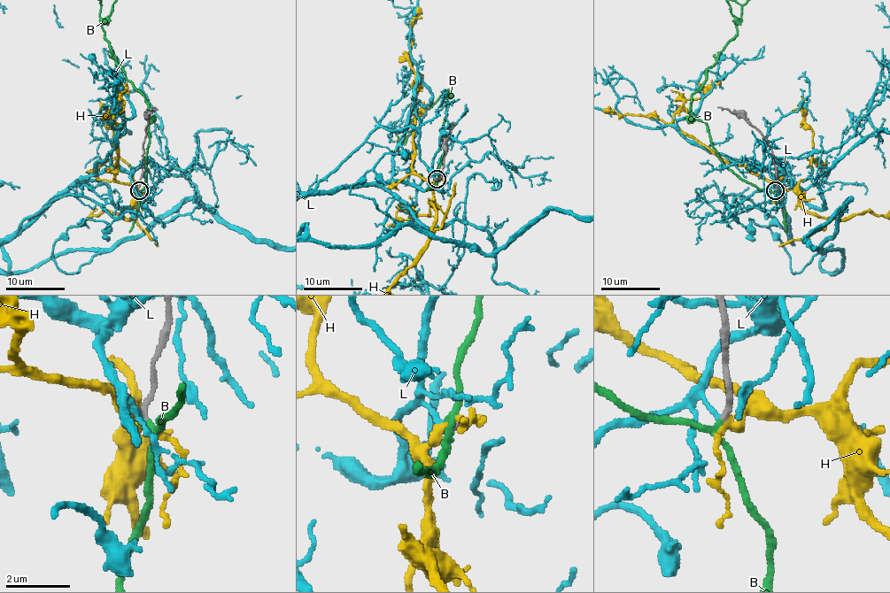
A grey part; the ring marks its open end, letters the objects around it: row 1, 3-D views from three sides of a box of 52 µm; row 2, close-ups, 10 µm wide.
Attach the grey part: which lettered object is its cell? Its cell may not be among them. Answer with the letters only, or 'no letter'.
B

